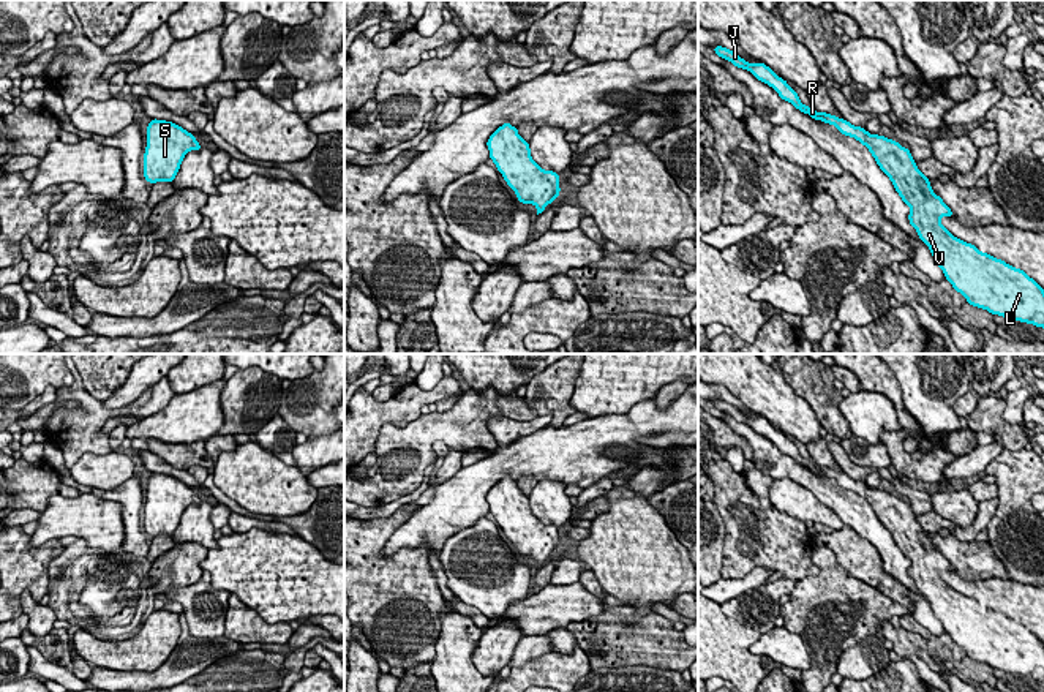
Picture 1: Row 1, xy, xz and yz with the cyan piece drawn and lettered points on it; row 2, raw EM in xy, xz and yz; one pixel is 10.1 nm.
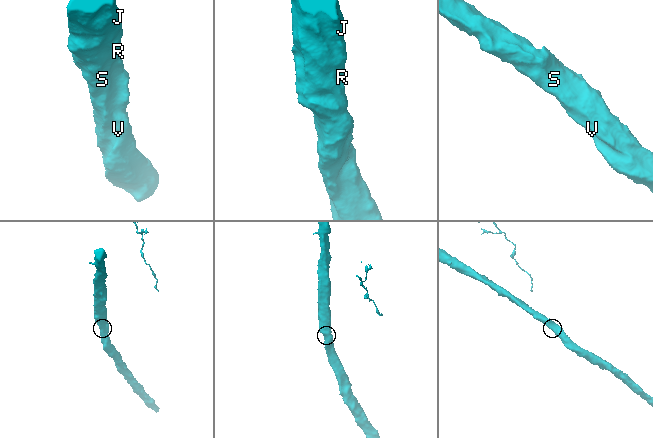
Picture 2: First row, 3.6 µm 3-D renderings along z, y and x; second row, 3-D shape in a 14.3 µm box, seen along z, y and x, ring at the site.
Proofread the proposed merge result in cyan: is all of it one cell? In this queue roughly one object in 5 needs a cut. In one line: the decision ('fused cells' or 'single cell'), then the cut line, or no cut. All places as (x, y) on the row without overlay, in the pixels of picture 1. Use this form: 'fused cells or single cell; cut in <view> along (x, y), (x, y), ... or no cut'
single cell; no cut

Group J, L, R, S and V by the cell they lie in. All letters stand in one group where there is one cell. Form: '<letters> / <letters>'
J L R S V

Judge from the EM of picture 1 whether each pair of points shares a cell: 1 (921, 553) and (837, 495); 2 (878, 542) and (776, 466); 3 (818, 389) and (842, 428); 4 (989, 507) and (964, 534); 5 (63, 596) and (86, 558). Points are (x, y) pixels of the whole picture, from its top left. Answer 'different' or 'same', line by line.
1: same
2: same
3: same
4: same
5: same

